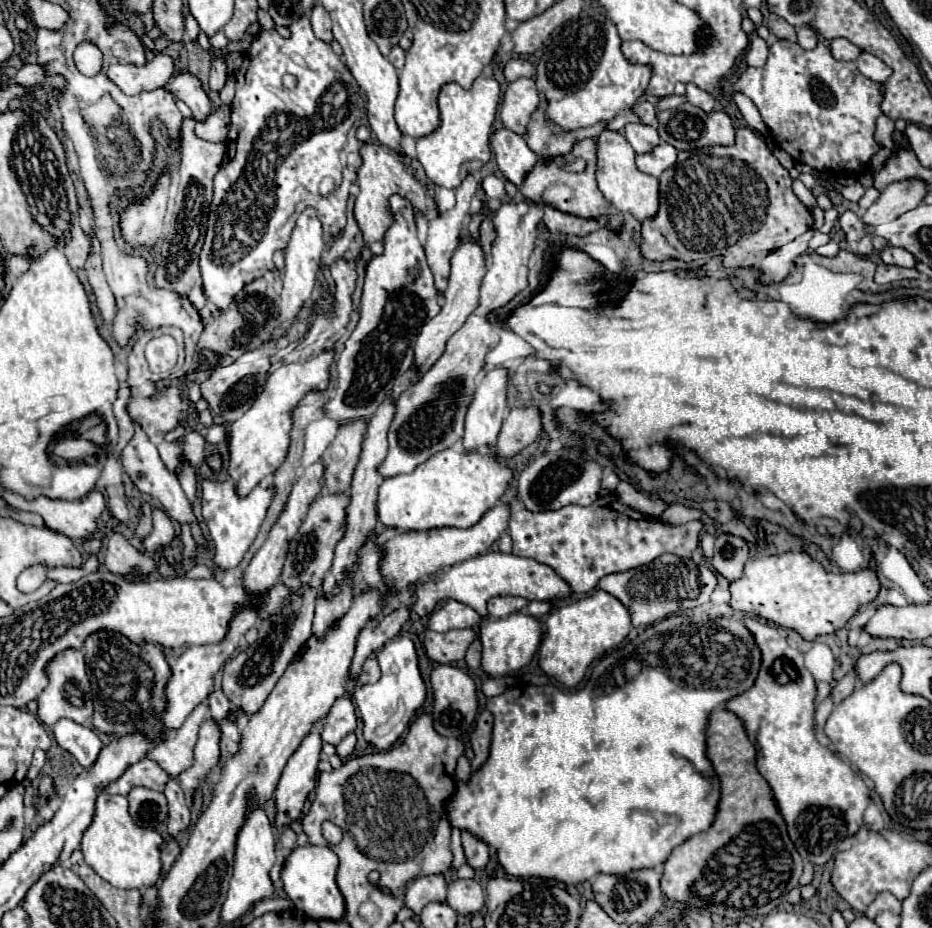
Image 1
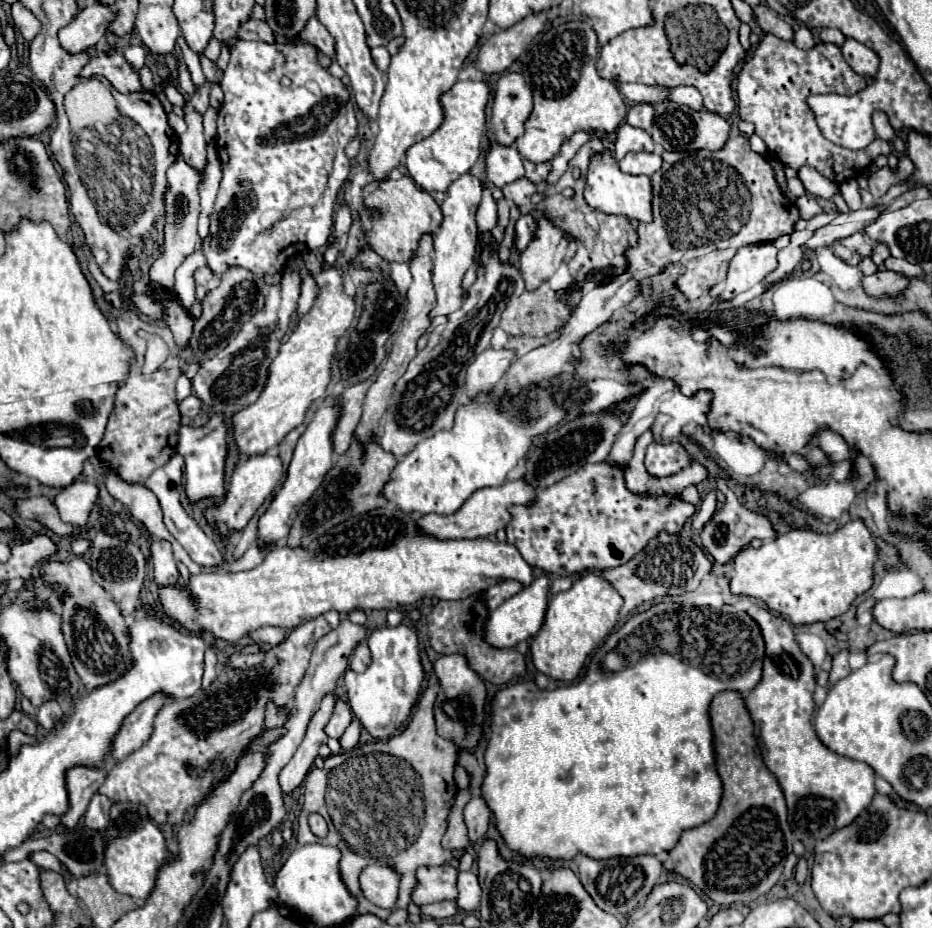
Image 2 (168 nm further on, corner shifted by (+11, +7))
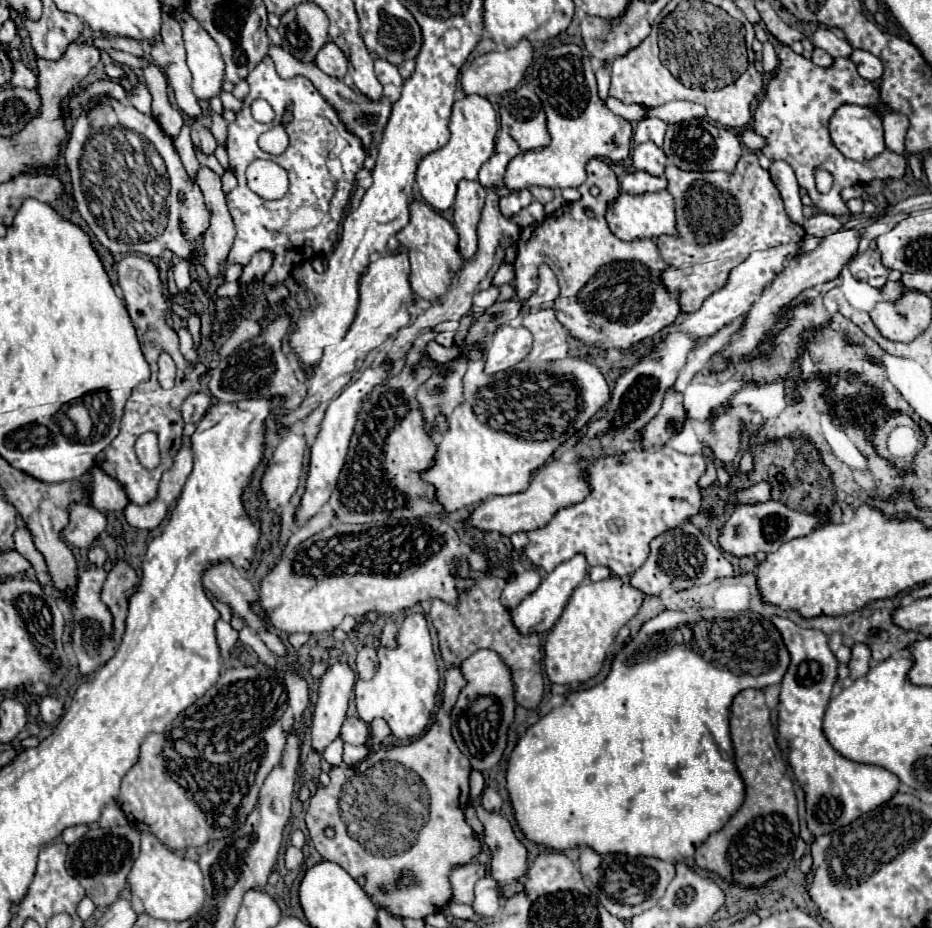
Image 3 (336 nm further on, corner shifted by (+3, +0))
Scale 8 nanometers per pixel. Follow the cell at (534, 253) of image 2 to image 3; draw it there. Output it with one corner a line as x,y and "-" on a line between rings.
542,264
540,266
540,284
538,284
538,290
530,296
530,300
526,302
530,308
538,310
538,308
548,308
548,304
552,304
560,294
560,288
558,288
558,282
556,282
556,276
554,272

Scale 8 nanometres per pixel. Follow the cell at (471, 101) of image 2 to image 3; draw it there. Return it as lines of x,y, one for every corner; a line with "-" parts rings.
464,96
454,102
452,116
450,116
450,140
444,148
428,154
422,158
416,170
416,182
420,188
422,198
438,212
448,210
454,204
456,184
460,180
478,180
480,166
494,154
496,146
496,132
498,132
498,116
492,104
482,96

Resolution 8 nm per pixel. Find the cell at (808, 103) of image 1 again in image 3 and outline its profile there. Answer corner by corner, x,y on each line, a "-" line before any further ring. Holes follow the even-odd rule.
782,46
778,54
778,70
772,82
766,88
762,102
754,112
754,132
766,138
766,148
762,154
768,156
770,162
786,160
796,178
800,188
804,188
816,208
832,216
846,216
846,202
840,198
840,190
854,184
866,184
870,180
900,180
906,174
906,156
896,154
892,150
884,150
872,160
856,162
840,154
836,150
832,138
828,136
828,120
842,104
856,104
874,110
880,118
890,114
892,110
880,102
880,92
872,86
872,82
864,80
854,62
850,58
836,58
830,68
820,68
812,64
808,58
796,54
790,46
-
824,168
832,172
834,184
828,194
820,194
814,186
814,170

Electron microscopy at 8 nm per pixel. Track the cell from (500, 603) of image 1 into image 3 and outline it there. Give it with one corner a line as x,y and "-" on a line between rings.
536,568
518,574
512,582
506,584
506,588
502,592
502,604
508,610
516,608
528,594
532,594
538,588
540,580
542,580
542,576
540,576
540,572

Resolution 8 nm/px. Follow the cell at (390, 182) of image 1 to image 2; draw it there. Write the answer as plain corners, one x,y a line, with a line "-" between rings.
402,175
400,179
388,177
388,179
380,179
380,181
370,181
364,185
362,195
364,195
364,217
368,217
368,221
372,223
372,227
368,231
364,231
366,245
372,251
376,251
384,261
410,261
422,233
432,233
442,223
442,211
440,211
438,203
432,199
432,195
428,191
418,187
412,181
412,177
408,177
408,175

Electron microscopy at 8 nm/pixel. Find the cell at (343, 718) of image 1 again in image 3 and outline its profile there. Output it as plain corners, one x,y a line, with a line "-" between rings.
346,718
344,724
342,724
342,734
340,736
346,744
360,746
360,744
366,744
366,740
370,736
370,730
368,730
368,724
362,722
360,718

